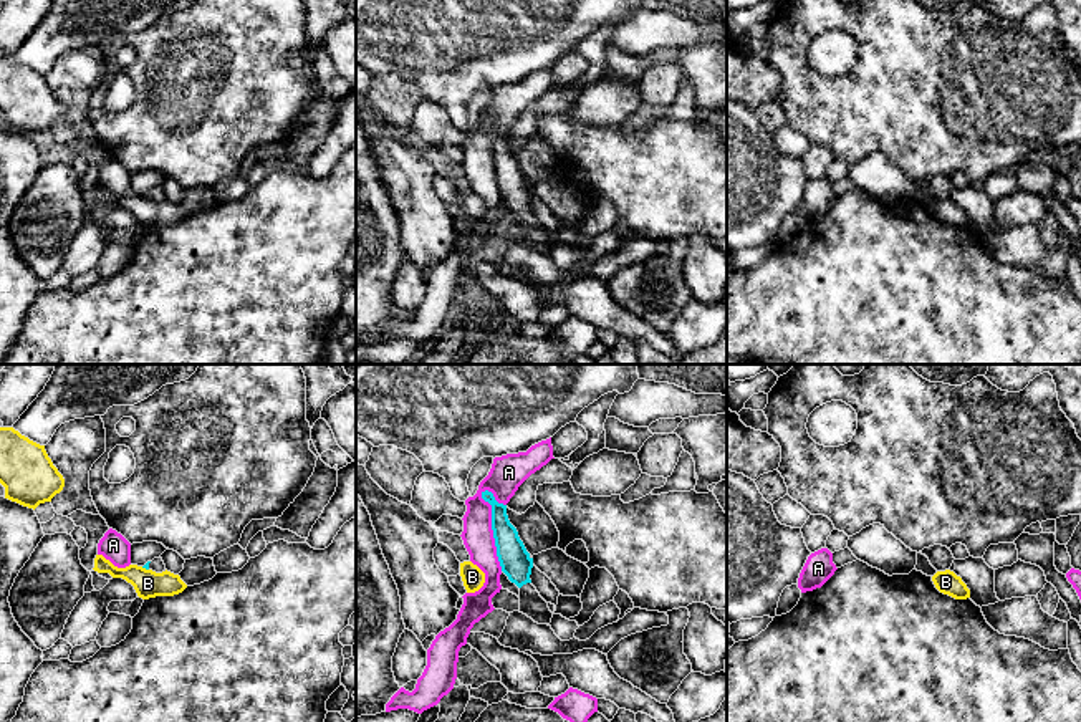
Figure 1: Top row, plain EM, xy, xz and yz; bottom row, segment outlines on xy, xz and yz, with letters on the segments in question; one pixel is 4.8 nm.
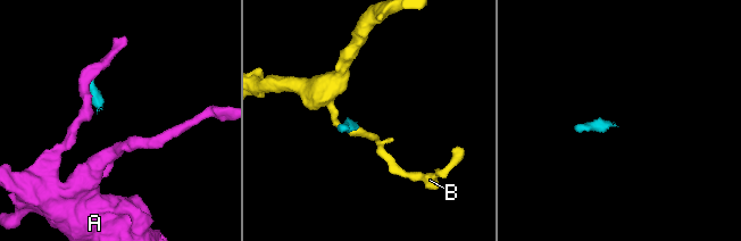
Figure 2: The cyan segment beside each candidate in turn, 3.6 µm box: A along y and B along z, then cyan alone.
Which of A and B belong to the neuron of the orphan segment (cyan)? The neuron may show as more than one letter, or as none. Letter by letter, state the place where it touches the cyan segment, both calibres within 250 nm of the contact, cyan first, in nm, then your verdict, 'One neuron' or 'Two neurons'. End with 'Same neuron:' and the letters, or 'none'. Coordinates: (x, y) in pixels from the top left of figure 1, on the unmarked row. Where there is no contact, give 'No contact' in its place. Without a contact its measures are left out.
A: Touches cyan at xz (492, 158). Thickness 150 nm (cyan) against 160 nm. Two neurons
B: Touches cyan at xy (144, 196). Thickness 20 nm (cyan) against 140 nm. Two neurons
Same neuron: none

